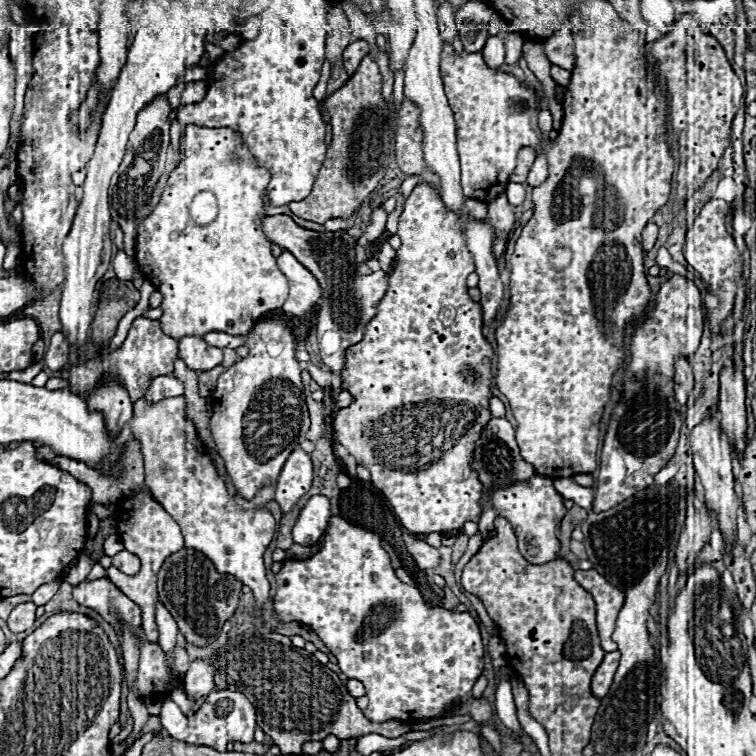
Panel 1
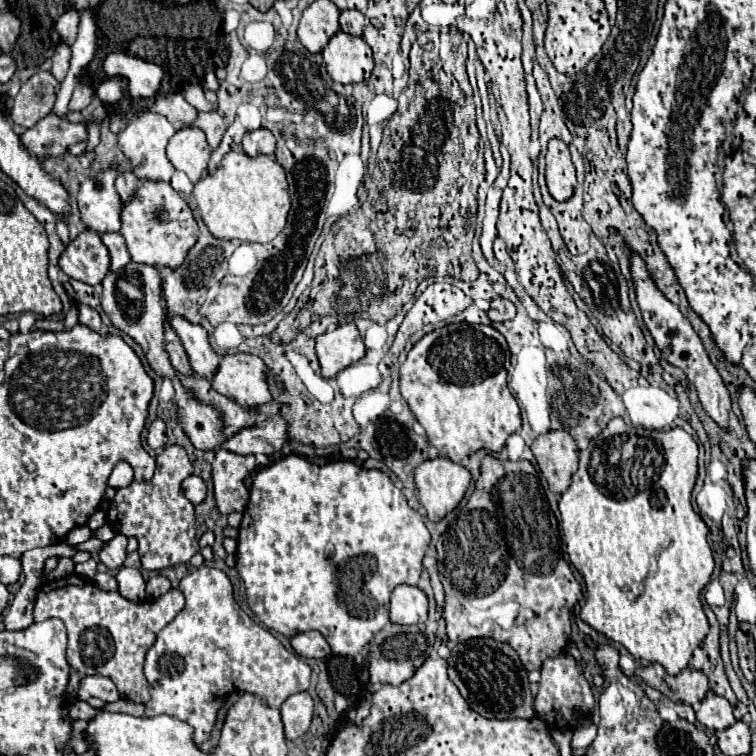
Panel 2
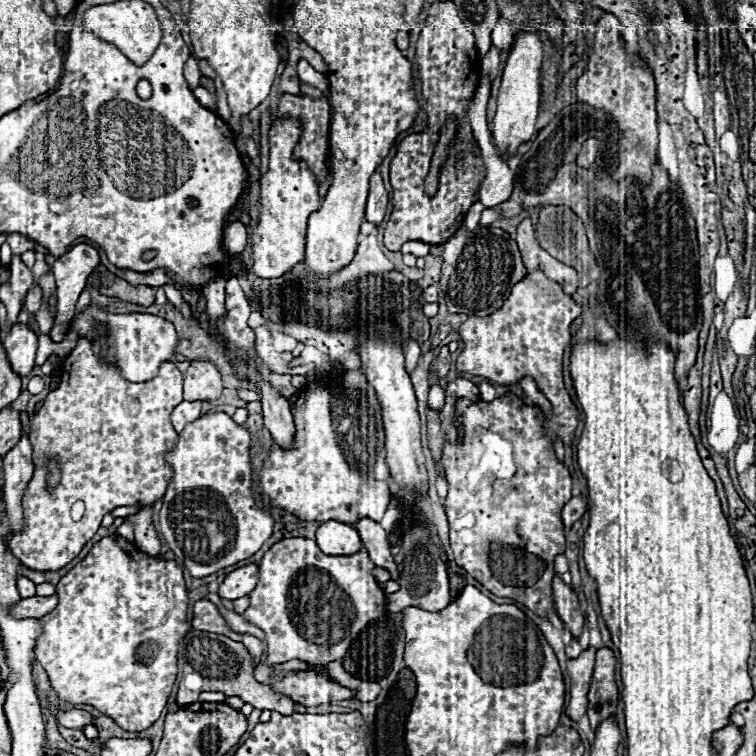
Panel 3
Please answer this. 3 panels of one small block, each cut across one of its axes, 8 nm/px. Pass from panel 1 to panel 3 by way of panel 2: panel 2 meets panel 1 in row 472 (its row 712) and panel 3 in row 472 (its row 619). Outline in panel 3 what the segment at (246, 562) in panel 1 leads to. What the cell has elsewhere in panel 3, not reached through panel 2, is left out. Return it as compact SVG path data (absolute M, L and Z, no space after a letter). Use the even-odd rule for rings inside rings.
M204 414L188 424L178 438L176 448L166 456L174 468L174 478L164 494L164 506L160 510L160 534L168 542L176 560L188 568L194 578L210 576L226 566L250 558L272 536L274 520L270 510L256 504L252 494L252 470L250 470L250 432L236 424L232 416Z

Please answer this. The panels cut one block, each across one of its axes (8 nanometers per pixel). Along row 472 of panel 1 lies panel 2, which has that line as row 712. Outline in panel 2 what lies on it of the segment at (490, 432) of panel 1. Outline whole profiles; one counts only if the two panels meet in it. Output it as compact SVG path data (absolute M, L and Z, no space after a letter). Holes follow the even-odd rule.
M476 638L456 644L452 656L448 658L450 680L458 686L464 700L484 718L532 718L532 694L528 672L524 670L518 654L502 642L492 638Z

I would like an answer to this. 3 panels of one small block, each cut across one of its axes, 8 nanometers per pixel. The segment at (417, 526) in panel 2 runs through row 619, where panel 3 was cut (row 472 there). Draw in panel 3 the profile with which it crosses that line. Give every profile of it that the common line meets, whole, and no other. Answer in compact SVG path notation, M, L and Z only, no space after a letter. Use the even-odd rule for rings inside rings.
M340 368L328 378L314 378L298 392L292 402L294 414L294 442L290 448L280 448L272 442L270 454L258 472L258 494L262 504L268 508L282 508L302 522L324 522L324 520L344 520L354 524L362 518L380 522L388 504L388 466L384 464L384 430L380 402L366 380L362 368L348 370Z

